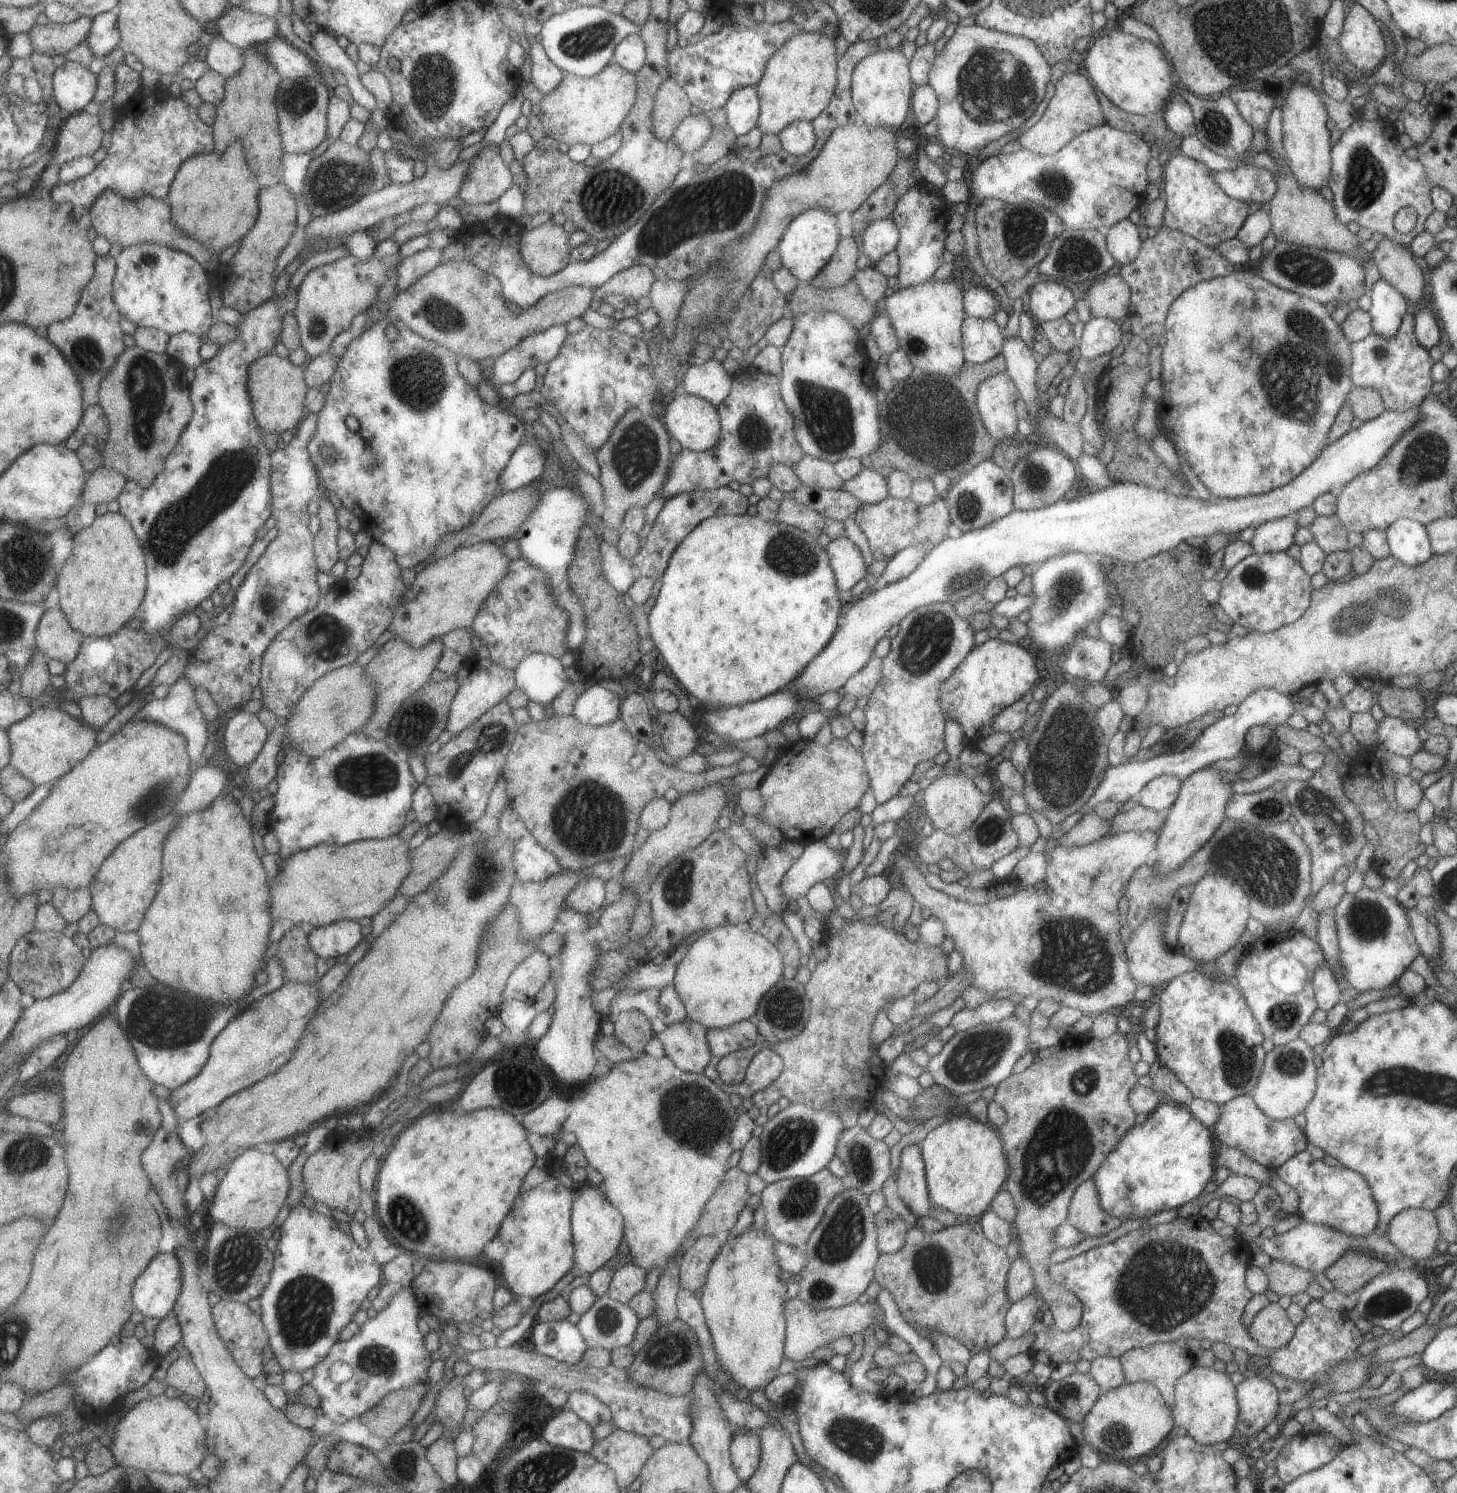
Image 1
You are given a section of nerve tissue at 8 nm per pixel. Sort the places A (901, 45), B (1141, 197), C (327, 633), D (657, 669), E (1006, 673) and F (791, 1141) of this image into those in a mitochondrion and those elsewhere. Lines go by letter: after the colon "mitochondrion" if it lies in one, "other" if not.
A: other
B: other
C: mitochondrion
D: other
E: other
F: mitochondrion

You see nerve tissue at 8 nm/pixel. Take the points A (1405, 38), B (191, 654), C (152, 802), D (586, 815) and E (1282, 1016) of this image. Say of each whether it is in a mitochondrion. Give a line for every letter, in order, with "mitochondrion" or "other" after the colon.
A: other
B: other
C: mitochondrion
D: mitochondrion
E: mitochondrion

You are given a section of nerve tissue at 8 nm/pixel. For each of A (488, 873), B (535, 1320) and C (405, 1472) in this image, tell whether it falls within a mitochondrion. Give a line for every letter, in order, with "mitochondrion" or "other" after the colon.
A: mitochondrion
B: other
C: mitochondrion

